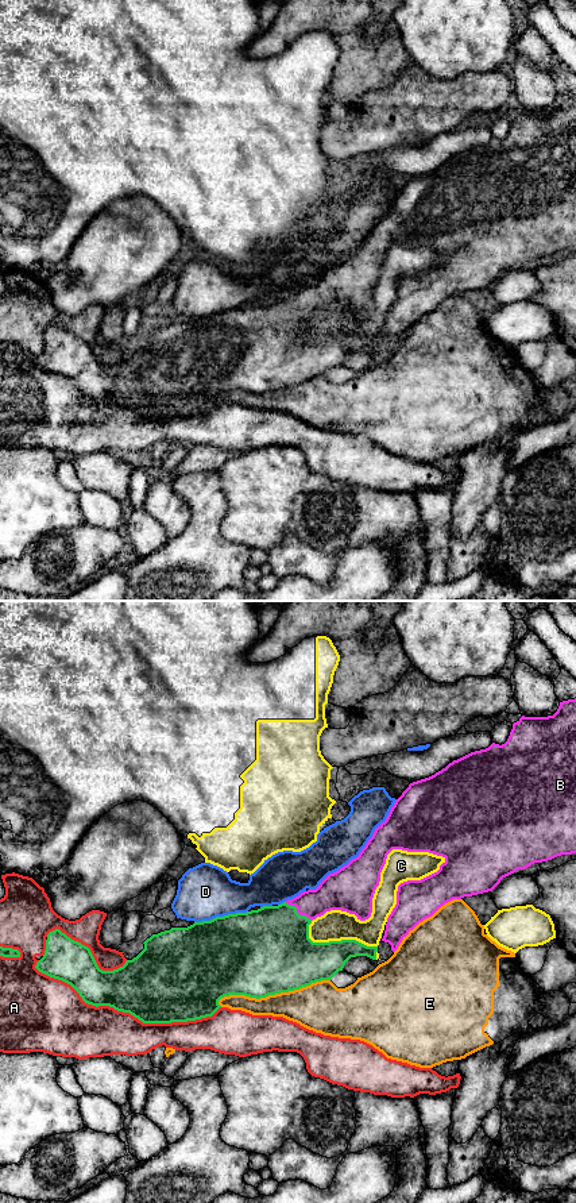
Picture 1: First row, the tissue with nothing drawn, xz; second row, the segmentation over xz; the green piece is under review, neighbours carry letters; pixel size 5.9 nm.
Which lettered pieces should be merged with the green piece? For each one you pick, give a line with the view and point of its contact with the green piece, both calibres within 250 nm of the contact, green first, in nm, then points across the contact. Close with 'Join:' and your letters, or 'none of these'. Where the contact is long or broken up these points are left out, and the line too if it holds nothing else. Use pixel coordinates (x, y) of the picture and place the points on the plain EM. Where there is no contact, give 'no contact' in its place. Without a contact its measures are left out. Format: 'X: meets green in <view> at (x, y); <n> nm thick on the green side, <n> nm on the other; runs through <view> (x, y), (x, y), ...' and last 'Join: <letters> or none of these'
B: meets green in xz at (296, 307); 460 nm thick on the green side, 190 nm on the other
Join: B

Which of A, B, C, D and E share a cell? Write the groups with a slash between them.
A / B / C / D / E

